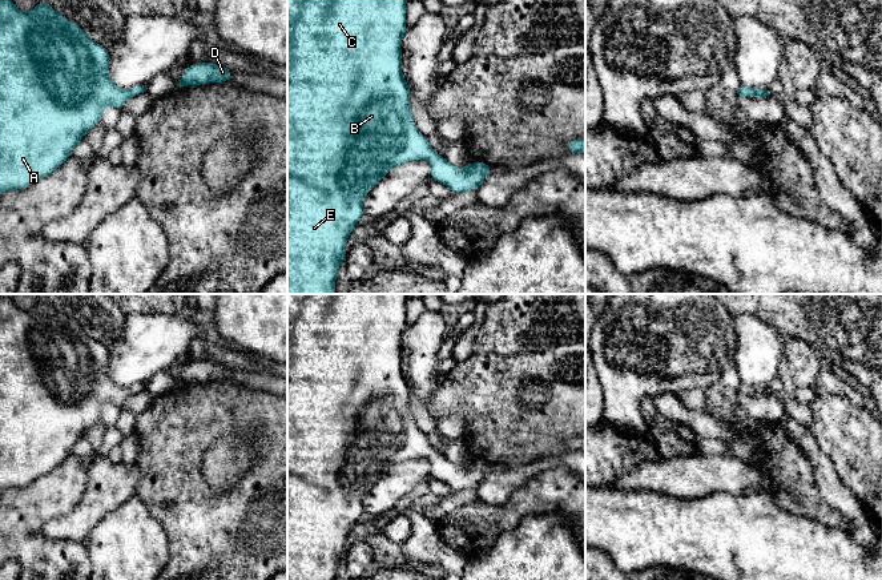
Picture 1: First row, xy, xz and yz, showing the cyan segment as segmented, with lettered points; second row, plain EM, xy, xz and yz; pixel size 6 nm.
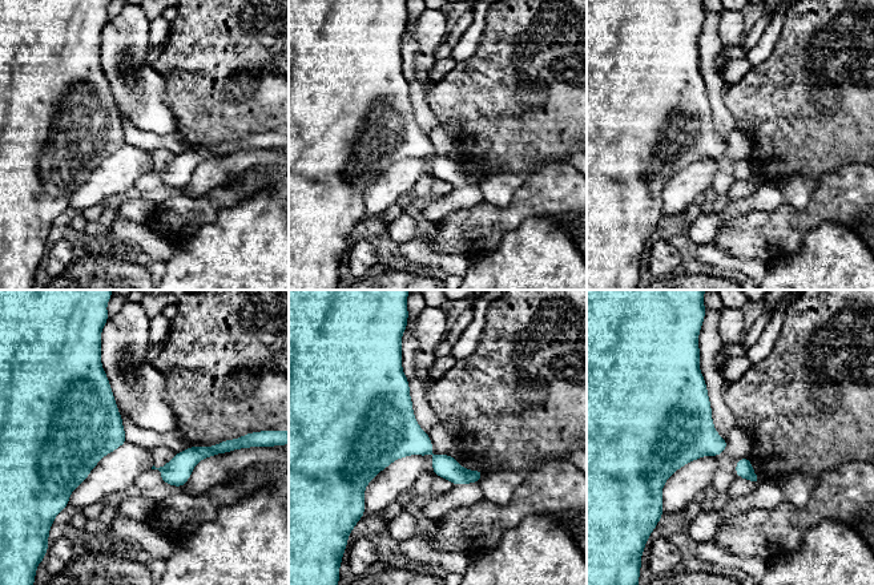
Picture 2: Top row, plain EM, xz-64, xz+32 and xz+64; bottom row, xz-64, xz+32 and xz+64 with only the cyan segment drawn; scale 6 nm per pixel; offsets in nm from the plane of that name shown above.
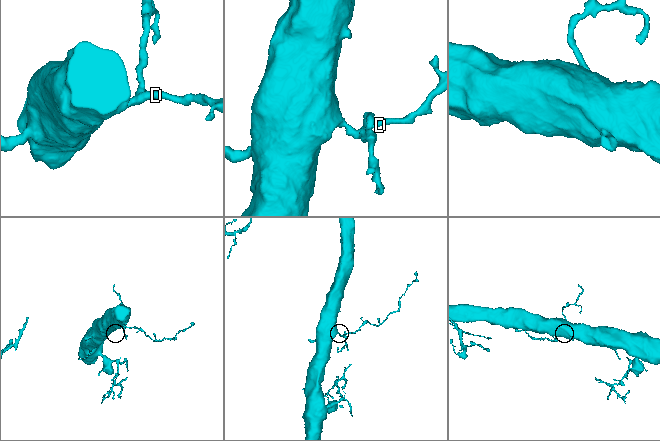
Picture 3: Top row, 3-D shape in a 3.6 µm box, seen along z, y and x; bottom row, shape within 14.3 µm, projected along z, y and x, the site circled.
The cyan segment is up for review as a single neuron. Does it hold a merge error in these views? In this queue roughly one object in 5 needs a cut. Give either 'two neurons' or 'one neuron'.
one neuron

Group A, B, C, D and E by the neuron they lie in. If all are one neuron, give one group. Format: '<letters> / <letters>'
A B C D E

